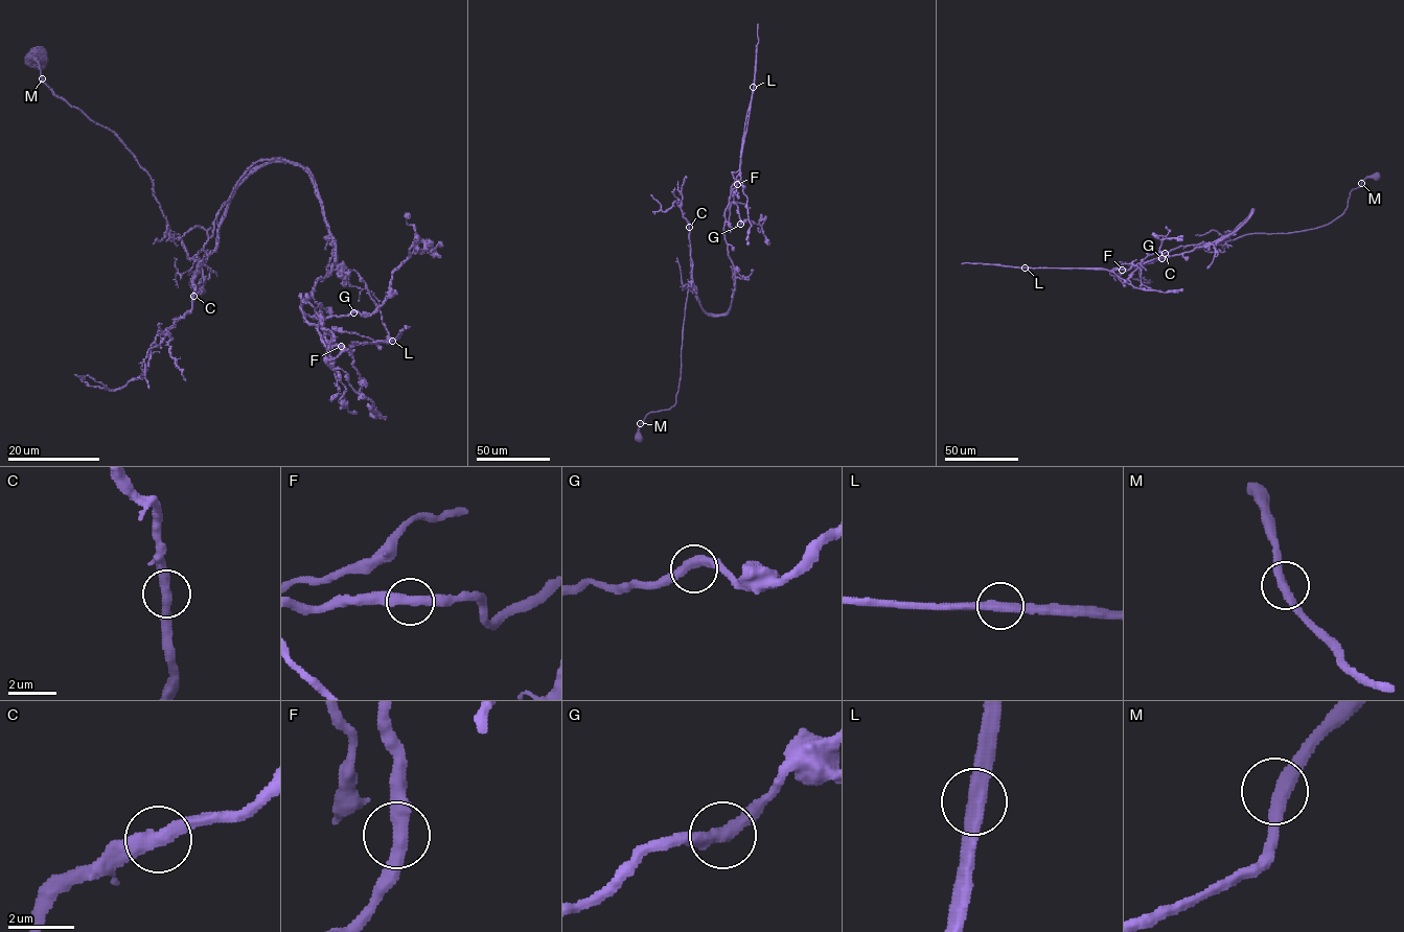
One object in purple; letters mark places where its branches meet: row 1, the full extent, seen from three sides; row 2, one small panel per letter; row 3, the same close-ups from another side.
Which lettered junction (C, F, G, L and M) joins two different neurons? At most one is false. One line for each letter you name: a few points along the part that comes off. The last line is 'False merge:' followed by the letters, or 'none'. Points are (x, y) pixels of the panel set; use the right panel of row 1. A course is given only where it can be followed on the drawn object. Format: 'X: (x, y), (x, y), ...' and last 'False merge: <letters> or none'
L: (1026, 268), (1102, 268), (1109, 273), (1122, 264), (1132, 263), (1141, 270), (1143, 284), (1161, 290)
False merge: L

